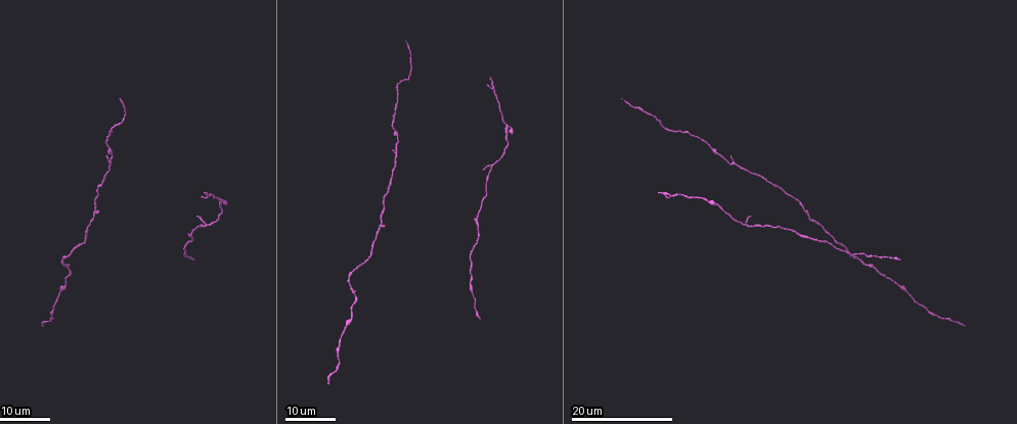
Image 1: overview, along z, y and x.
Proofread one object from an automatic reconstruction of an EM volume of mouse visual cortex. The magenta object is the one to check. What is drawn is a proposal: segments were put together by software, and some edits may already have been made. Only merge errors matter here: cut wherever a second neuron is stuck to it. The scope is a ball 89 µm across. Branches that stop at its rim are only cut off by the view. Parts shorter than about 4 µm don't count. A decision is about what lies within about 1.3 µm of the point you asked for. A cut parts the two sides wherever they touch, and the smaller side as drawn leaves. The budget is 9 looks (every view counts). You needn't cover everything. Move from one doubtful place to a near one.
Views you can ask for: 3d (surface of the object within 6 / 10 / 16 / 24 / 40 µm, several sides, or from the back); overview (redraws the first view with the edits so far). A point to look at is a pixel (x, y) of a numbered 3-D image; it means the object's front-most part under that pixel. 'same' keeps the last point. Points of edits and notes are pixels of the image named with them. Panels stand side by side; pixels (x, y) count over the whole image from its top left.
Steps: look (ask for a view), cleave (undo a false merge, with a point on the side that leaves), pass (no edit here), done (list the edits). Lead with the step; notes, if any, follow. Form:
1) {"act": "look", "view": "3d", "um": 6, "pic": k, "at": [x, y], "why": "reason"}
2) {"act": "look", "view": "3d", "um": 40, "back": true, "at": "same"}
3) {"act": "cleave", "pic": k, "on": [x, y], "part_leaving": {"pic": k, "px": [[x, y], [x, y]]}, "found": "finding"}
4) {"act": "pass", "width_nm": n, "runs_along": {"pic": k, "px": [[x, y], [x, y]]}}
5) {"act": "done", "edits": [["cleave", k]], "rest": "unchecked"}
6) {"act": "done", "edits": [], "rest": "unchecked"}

{"act": "look", "view": "3d", "um": 16, "pic": 1, "at": [382, 225]}

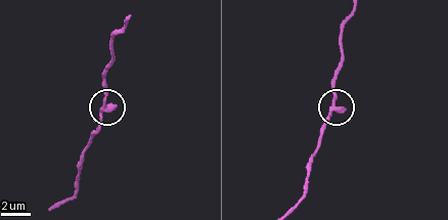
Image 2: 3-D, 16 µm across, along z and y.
{"act": "look", "view": "3d", "um": 6, "pic": 2, "at": [341, 108]}

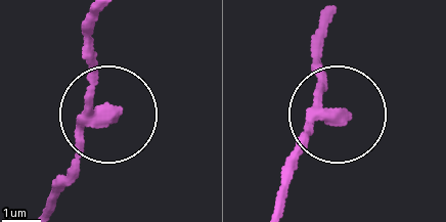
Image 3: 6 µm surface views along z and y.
{"act": "pass", "width_nm": 390, "runs_along": {"pic": 3, "px": [[350, 116], [329, 106], [317, 60]]}, "found": "all the same neuron"}

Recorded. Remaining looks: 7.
{"act": "look", "view": "3d", "um": 16, "pic": 1, "at": [396, 153], "why": "three-way junction"}

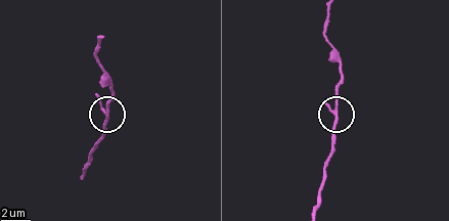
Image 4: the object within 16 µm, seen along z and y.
{"act": "look", "view": "3d", "um": 10, "pic": 4, "at": [337, 117]}

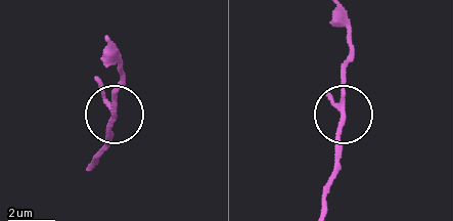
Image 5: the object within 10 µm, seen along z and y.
{"act": "pass", "width_nm": 190, "runs_along": {"pic": 5, "px": [[322, 212], [346, 105], [346, 60]]}, "found": "all the same neuron"}

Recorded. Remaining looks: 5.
{"act": "look", "view": "3d", "um": 16, "pic": 1, "at": [111, 126], "why": "sudden change in width"}

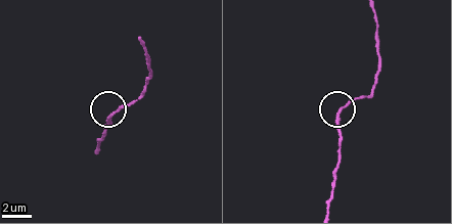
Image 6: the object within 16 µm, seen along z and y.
{"act": "look", "view": "3d", "um": 10, "pic": 6, "at": [345, 108]}

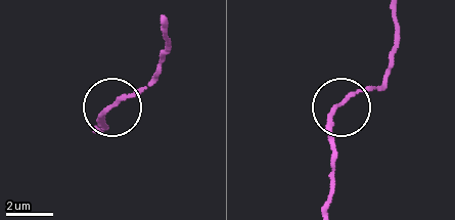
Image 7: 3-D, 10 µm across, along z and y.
{"act": "pass", "runs_along": {"pic": 7, "px": [[329, 201], [331, 118], [347, 100], [387, 79]]}, "found": "continuous, no second neuron"}

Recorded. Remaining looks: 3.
{"act": "look", "view": "3d", "um": 24, "pic": 1, "at": [60, 289], "why": "calibre changes"}

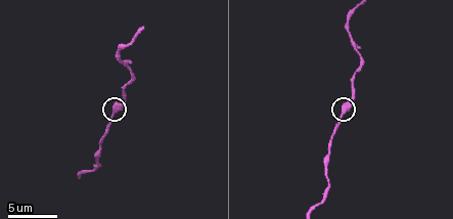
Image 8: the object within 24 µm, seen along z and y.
{"act": "look", "view": "3d", "um": 10, "pic": 8, "at": [344, 110], "why": "closer look"}

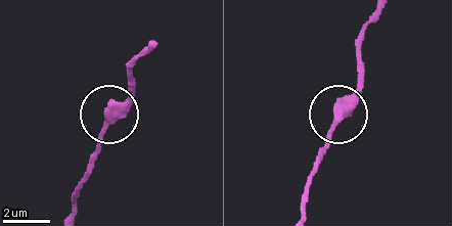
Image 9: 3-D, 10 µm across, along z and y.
{"act": "pass", "width_nm": 370, "found": "one neuron here"}

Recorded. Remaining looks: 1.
{"act": "done", "edits": [], "rest": "unchecked"}

